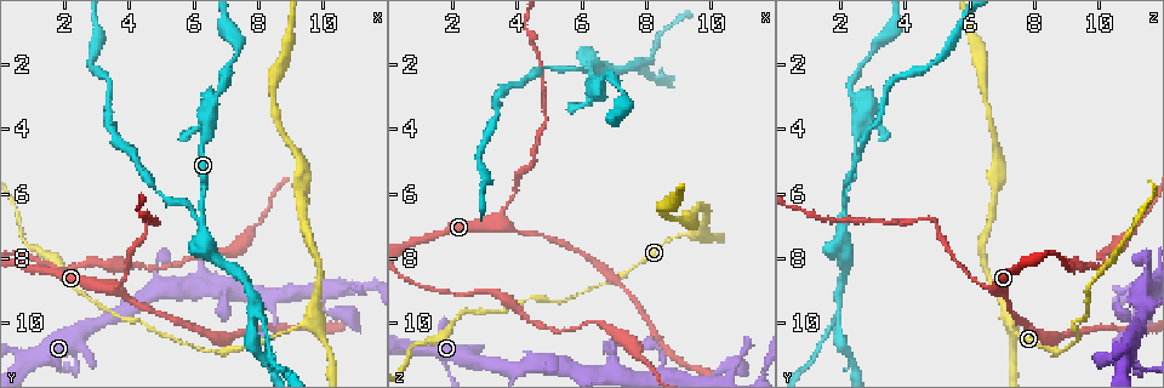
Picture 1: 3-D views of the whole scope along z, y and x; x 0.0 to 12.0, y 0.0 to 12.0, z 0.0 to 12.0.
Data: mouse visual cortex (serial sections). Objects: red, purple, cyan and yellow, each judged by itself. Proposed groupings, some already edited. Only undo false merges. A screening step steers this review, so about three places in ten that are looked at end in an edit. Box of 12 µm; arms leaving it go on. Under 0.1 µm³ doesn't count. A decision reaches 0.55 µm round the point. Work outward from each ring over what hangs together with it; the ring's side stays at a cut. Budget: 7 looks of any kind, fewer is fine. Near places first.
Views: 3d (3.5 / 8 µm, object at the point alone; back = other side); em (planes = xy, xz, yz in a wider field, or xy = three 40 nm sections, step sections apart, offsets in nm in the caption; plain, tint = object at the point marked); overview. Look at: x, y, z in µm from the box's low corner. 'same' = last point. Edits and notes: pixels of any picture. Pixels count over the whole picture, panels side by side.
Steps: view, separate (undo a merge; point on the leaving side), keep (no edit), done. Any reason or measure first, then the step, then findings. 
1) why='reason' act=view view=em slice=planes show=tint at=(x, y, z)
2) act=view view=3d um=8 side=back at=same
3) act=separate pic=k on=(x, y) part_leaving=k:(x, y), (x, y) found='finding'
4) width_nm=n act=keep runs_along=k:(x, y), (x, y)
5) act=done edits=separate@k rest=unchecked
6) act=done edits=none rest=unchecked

why='a fork' act=view view=3d um=3.5 side=back at=(3.2, 8.9, 6.9)

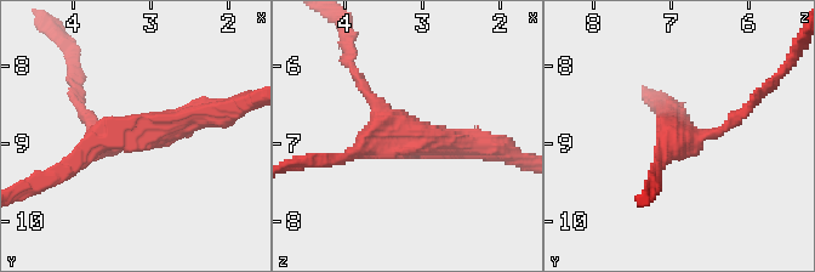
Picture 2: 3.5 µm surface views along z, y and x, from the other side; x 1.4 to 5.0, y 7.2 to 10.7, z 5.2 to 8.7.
act=view view=em slice=xy step=1 show=tint at=(3.20, 8.85, 6.95)

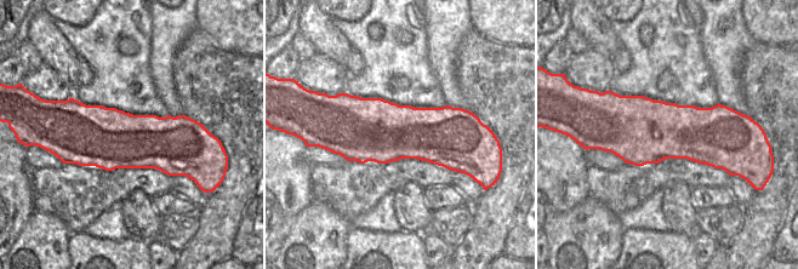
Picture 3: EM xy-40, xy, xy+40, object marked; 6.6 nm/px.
arms=3 arm_widths_nm=150,250,300 act=keep runs_along=2:(215, 113), (102, 136), (69, 165) found='continuous, no second cell'

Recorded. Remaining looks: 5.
why='sudden change in width' act=view view=3d um=3.5 at=(6.4, 4.1, 2.6)

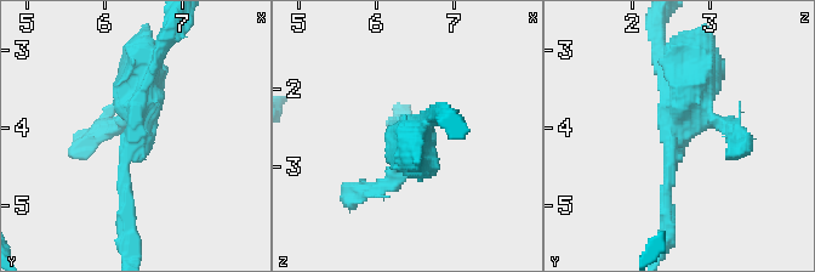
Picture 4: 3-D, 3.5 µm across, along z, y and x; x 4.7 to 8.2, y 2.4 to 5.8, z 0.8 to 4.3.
why='need the tissue' act=view view=em slice=planes show=tint at=(6.40, 4.10, 2.55)

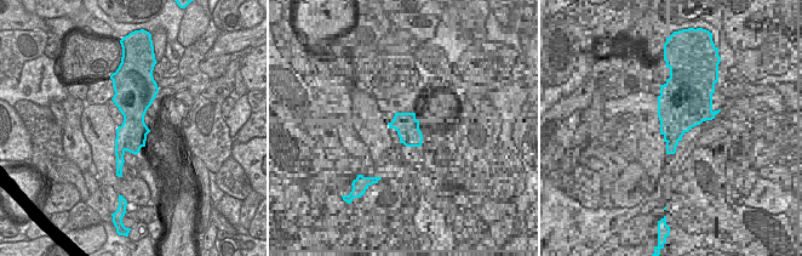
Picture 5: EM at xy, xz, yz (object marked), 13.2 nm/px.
act=separate pic=4 on=(410, 158) found='two cells meet here'

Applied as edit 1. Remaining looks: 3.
act=view view=overview

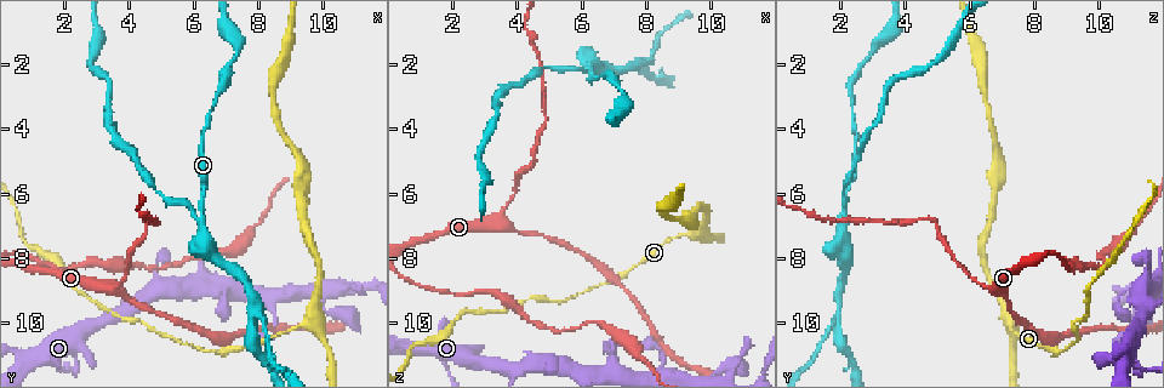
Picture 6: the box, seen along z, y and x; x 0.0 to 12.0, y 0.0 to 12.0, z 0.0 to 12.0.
why='two arms in line, one across' act=view view=3d um=3.5 at=(6.2, 6.5, 2.0)

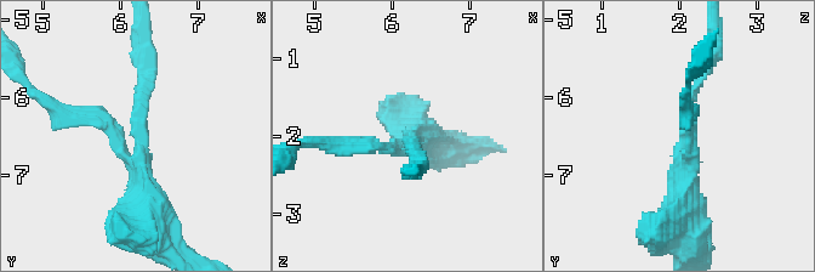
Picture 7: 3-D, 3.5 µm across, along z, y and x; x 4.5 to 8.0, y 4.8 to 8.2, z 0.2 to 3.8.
arms=3 arm_widths_nm=150,200,300 act=view view=em slice=xy step=5 show=tint at=(6.20, 6.45, 2.15)

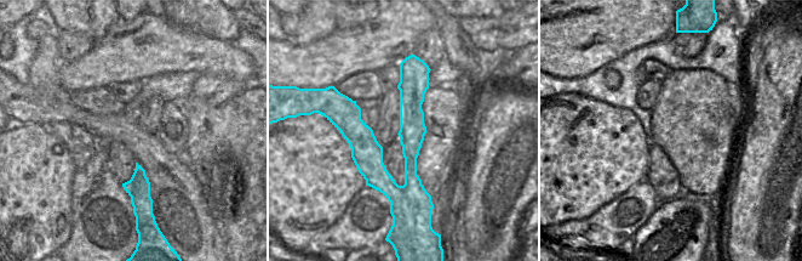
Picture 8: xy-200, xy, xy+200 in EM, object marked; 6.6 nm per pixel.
width_nm=180 act=separate pic=7 on=(654, 222) part_leaving=7:(141, 162), (144, 210), (170, 251) found='a second cell is stuck on'

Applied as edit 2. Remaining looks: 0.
act=done edits=separate@4,separate@7 rest=unchecked

